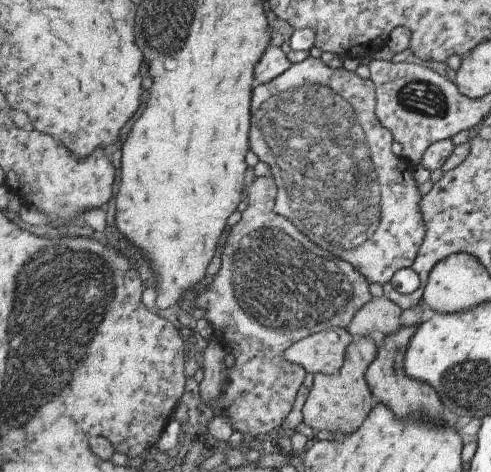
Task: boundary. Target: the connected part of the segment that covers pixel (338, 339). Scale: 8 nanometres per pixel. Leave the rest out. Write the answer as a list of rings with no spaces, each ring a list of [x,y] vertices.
[[[329,328],[325,331],[318,331],[317,333],[308,335],[302,340],[299,340],[287,350],[288,360],[294,364],[303,366],[308,374],[336,374],[340,367],[344,364],[347,349],[354,342],[355,338],[343,328]]]

